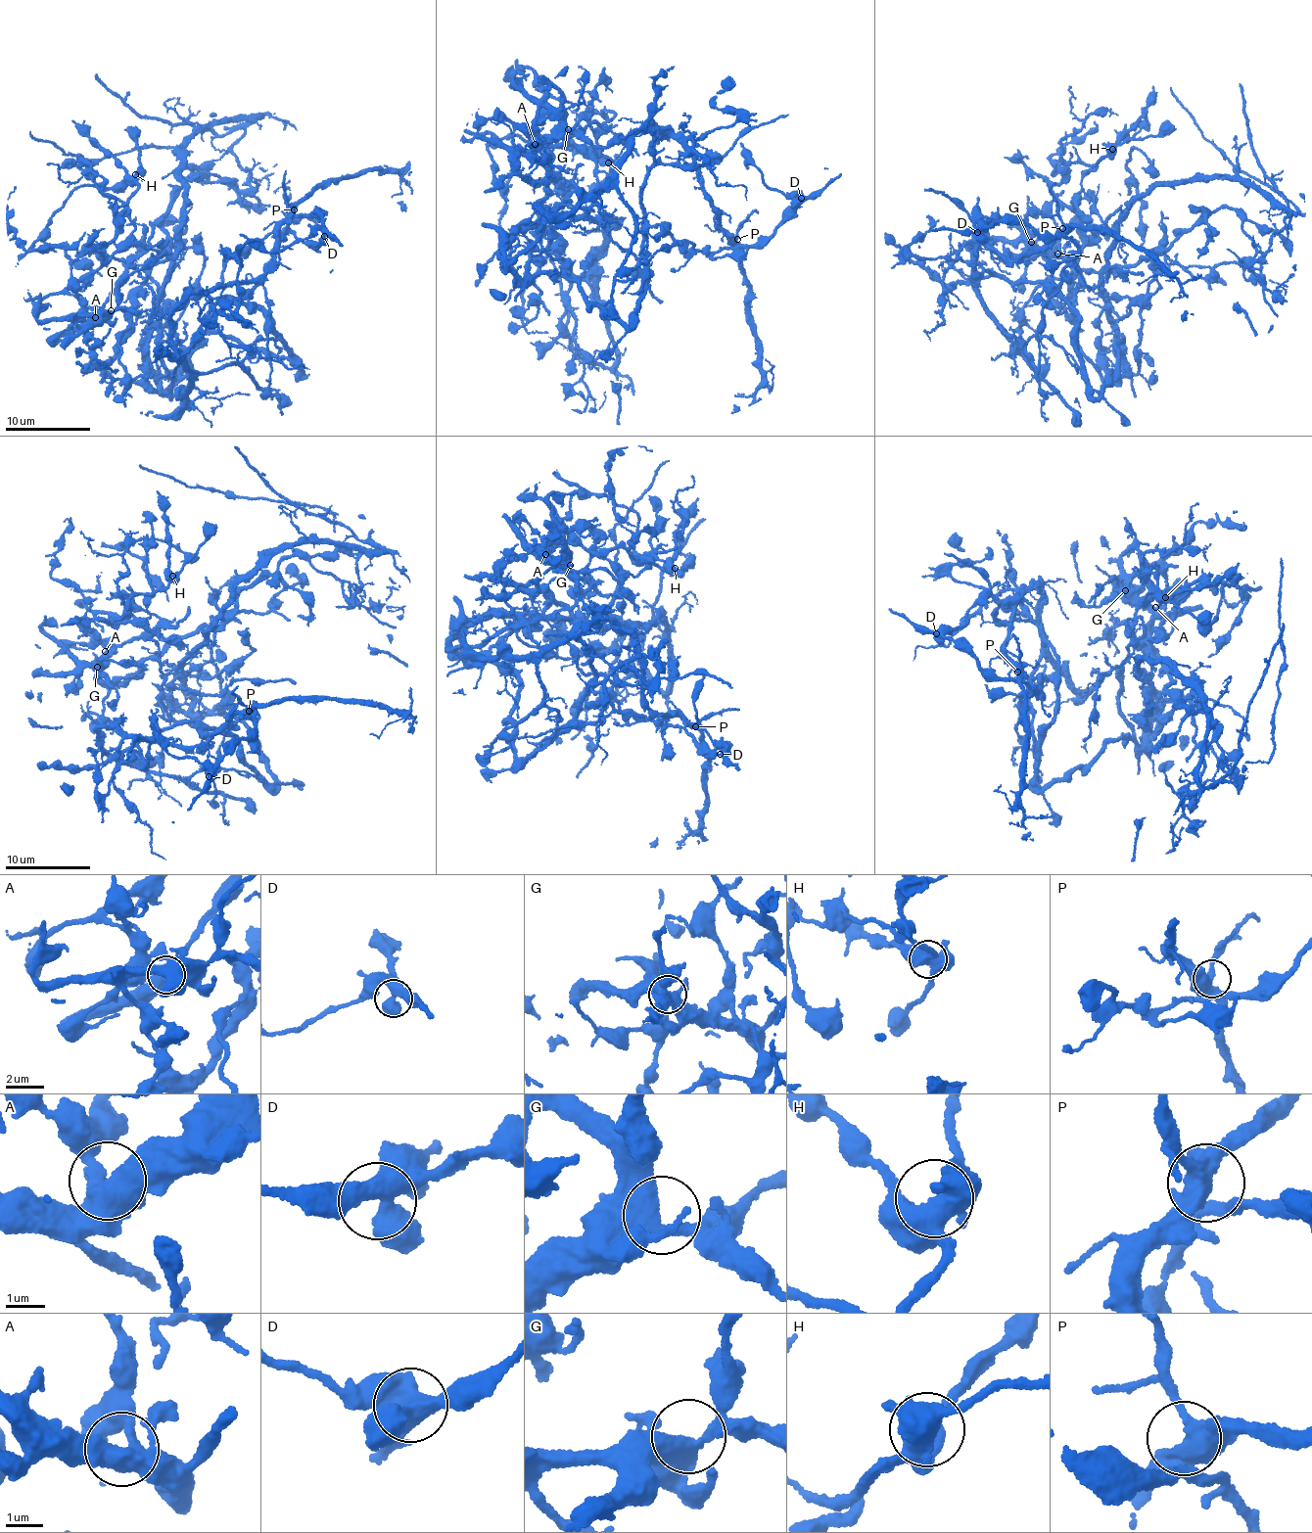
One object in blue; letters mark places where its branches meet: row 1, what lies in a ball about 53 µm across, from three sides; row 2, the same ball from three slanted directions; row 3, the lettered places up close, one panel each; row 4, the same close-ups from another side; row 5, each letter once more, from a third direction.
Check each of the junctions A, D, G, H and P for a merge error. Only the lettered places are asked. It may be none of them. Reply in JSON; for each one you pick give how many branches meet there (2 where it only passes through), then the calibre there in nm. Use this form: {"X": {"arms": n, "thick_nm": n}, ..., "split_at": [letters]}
{"split_at": []}

